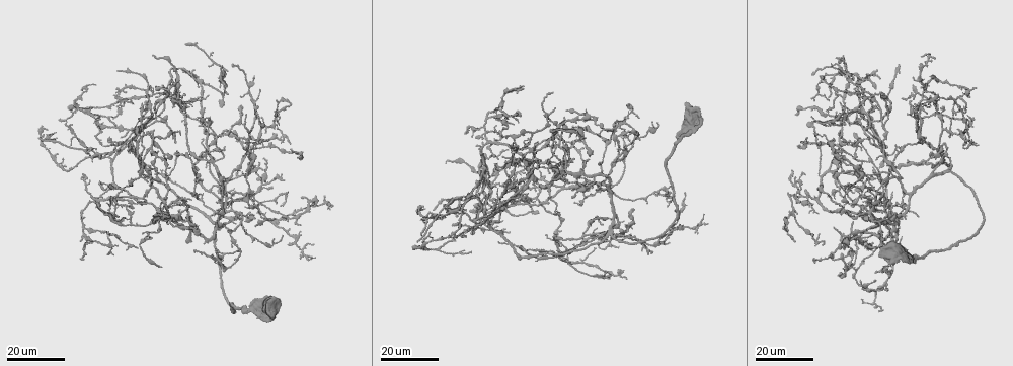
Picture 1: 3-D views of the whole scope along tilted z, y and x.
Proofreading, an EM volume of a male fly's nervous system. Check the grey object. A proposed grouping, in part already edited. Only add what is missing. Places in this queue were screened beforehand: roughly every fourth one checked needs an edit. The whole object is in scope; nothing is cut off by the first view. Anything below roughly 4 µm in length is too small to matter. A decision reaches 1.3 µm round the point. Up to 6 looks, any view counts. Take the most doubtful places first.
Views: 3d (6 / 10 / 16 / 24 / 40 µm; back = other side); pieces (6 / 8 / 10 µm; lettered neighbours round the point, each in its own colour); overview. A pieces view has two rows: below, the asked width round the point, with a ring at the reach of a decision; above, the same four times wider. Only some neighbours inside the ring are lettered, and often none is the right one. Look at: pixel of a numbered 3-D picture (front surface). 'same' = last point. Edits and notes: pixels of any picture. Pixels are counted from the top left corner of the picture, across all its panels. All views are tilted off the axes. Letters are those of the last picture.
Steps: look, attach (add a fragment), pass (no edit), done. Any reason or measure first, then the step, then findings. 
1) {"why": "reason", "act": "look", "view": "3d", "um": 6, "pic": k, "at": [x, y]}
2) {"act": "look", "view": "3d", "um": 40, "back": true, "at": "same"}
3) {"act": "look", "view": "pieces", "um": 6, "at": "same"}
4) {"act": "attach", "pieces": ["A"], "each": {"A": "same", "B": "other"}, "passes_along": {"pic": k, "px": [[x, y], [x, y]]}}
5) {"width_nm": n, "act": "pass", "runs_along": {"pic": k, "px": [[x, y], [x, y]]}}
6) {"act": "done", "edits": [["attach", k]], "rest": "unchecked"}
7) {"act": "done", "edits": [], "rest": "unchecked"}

{"why": "branch stops here", "act": "look", "view": "3d", "um": 16, "pic": 1, "at": [832, 226]}

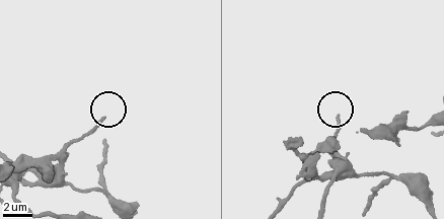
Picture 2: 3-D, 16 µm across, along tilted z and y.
{"act": "look", "view": "pieces", "um": 8, "pic": 2, "at": [336, 117]}

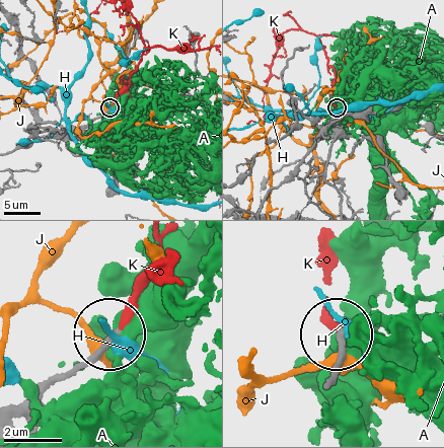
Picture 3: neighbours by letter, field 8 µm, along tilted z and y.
{"act": "attach", "pieces": ["K"], "each": {"A": "other", "H": "other", "J": "other", "K": "same"}, "passes_along": {"pic": 3, "px": [[61, 380], [100, 347], [135, 285], [163, 257]]}, "found": "it goes on there"}

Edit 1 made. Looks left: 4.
{"act": "look", "view": "overview"}

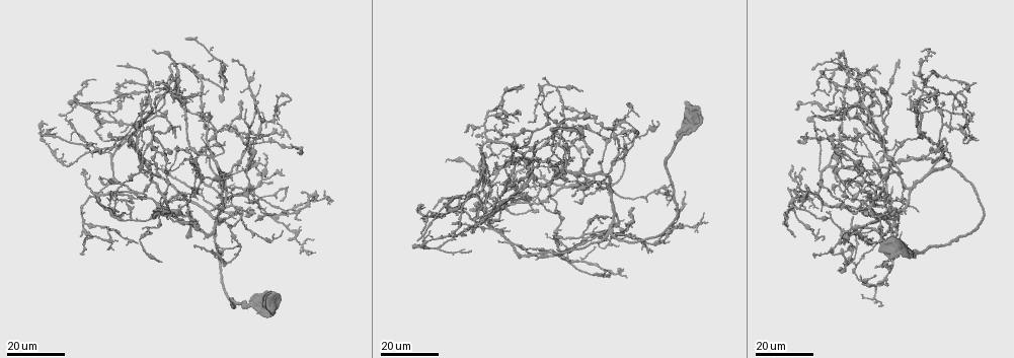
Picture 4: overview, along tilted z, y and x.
{"why": "long arm stops here", "act": "look", "view": "3d", "um": 24, "pic": 4, "at": [418, 239]}

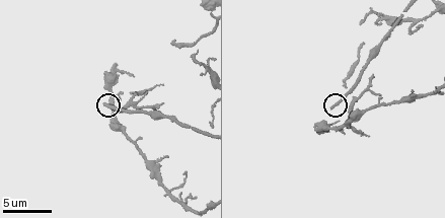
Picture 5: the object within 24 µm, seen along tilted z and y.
{"why": "see the neighbours", "act": "look", "view": "pieces", "um": 6, "pic": 5, "at": [104, 103]}

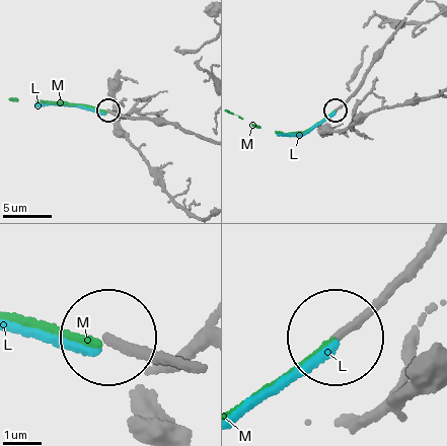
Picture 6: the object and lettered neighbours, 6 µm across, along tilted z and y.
{"act": "pass", "each": {"L": "other", "M": "other"}, "runs_along": {"pic": 6, "px": [[430, 248], [403, 285], [342, 332]]}, "found": "no lettered fragment goes on from it"}

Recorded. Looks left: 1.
{"act": "done", "edits": [["attach", 3]], "rest": "unchecked"}

